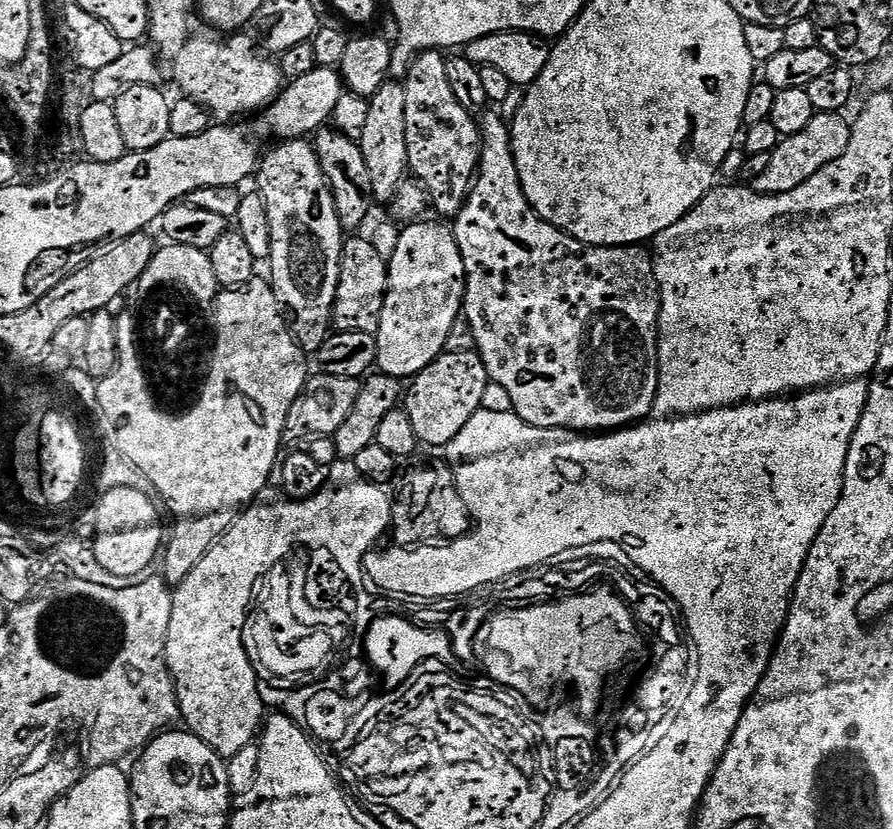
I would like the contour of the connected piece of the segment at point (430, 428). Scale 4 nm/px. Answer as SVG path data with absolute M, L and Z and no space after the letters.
M472 350L469 352L445 351L434 363L426 366L426 370L411 377L410 384L412 384L412 389L409 392L407 389L406 392L406 410L410 414L410 422L414 426L416 439L421 445L433 444L436 448L441 447L440 449L451 444L454 438L458 438L462 426L466 426L466 422L470 422L470 418L474 418L474 414L481 411L483 404L480 403L483 402L488 388L490 389L486 366L480 355Z

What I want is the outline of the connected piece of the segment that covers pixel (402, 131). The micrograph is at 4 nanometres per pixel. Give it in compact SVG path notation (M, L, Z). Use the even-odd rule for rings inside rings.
M389 82L375 89L371 93L368 105L370 114L366 118L366 126L362 130L362 138L358 143L362 150L362 158L366 158L366 166L370 166L373 197L377 201L391 202L395 199L401 184L405 183L406 173L409 171L408 147L406 146L408 103L403 83Z

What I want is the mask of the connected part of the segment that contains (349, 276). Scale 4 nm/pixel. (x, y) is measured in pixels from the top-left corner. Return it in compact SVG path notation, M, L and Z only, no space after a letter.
M353 235L345 239L338 294L332 311L332 326L336 332L371 332L380 330L384 299L388 293L388 261L375 250L371 239Z

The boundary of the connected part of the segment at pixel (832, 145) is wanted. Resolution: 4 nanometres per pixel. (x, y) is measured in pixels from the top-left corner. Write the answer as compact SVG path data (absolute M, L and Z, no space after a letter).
M817 112L810 126L802 130L802 134L783 137L780 145L772 151L770 166L766 166L766 174L757 176L751 181L752 191L766 196L786 194L814 178L814 174L830 166L830 162L842 158L842 154L846 154L850 146L852 137L852 125L847 119L844 121L844 118L839 112Z

